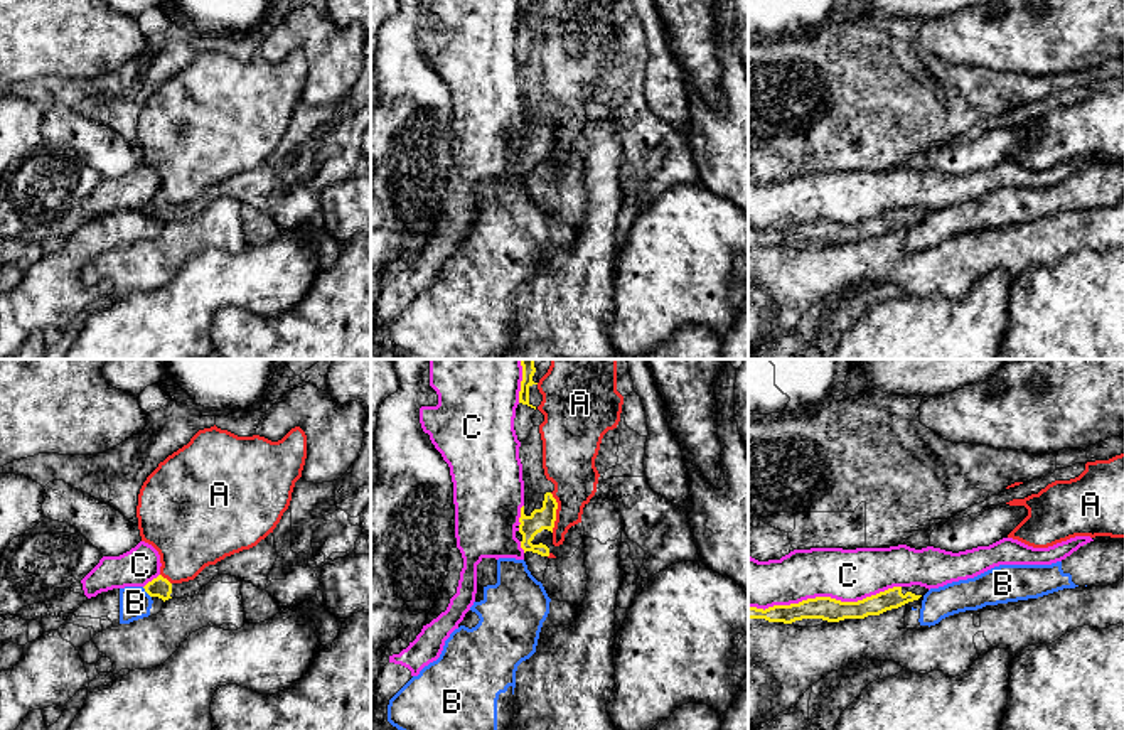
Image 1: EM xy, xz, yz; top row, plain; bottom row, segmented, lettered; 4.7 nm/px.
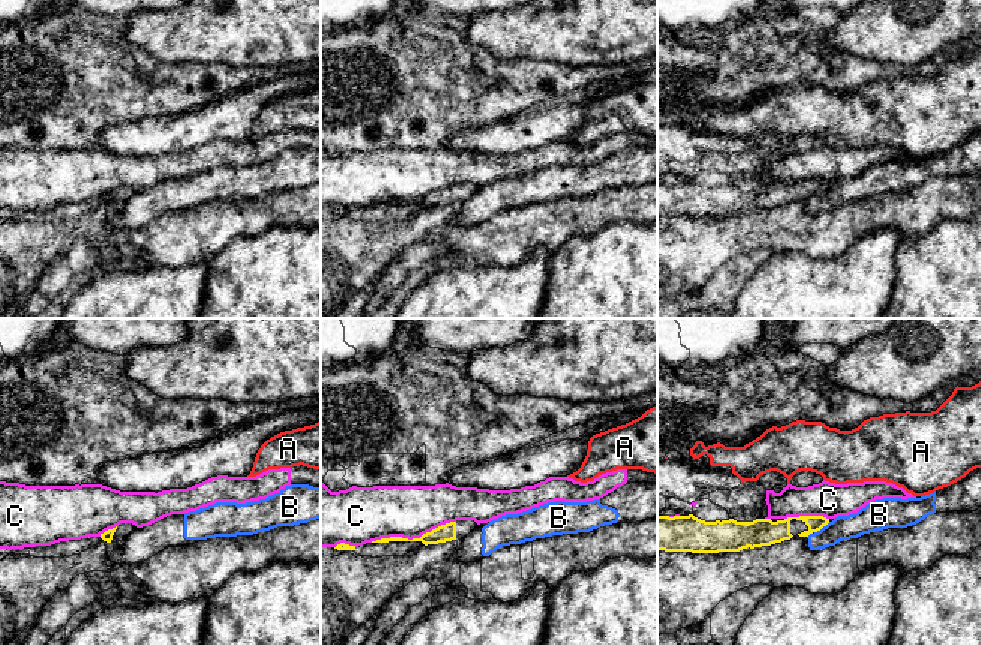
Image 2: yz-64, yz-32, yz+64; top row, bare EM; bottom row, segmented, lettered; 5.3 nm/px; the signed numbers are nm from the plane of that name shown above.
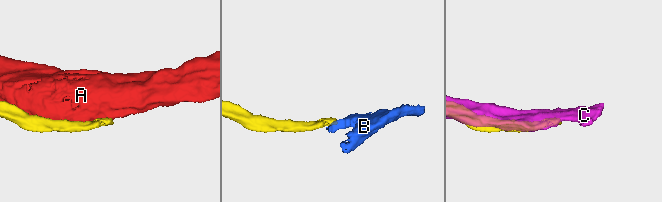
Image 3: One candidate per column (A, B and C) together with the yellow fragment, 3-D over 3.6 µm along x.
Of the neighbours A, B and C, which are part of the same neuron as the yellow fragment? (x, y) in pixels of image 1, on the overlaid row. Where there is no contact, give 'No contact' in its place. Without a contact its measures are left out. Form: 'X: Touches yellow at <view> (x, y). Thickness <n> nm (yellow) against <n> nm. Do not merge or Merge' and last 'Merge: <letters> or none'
A: Touches yellow at xz (555, 513). Thickness 100 nm (yellow) against 240 nm. Do not merge
B: Touches yellow at xy (145, 590). Thickness 100 nm (yellow) against 150 nm. Do not merge
C: Touches yellow at yz (824, 597). Thickness 110 nm (yellow) against 260 nm. Do not merge
Merge: none

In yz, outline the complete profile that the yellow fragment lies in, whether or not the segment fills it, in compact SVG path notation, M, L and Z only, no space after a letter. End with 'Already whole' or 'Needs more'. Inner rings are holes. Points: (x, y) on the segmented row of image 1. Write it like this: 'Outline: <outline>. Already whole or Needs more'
Outline: M920 585L893 587L858 602L841 602L831 597L807 598L790 605L773 605L768 609L748 607L748 619L765 619L768 622L792 624L802 619L822 619L839 622L844 619L864 619L898 609L908 602L918 600L929 588Z. Needs more

